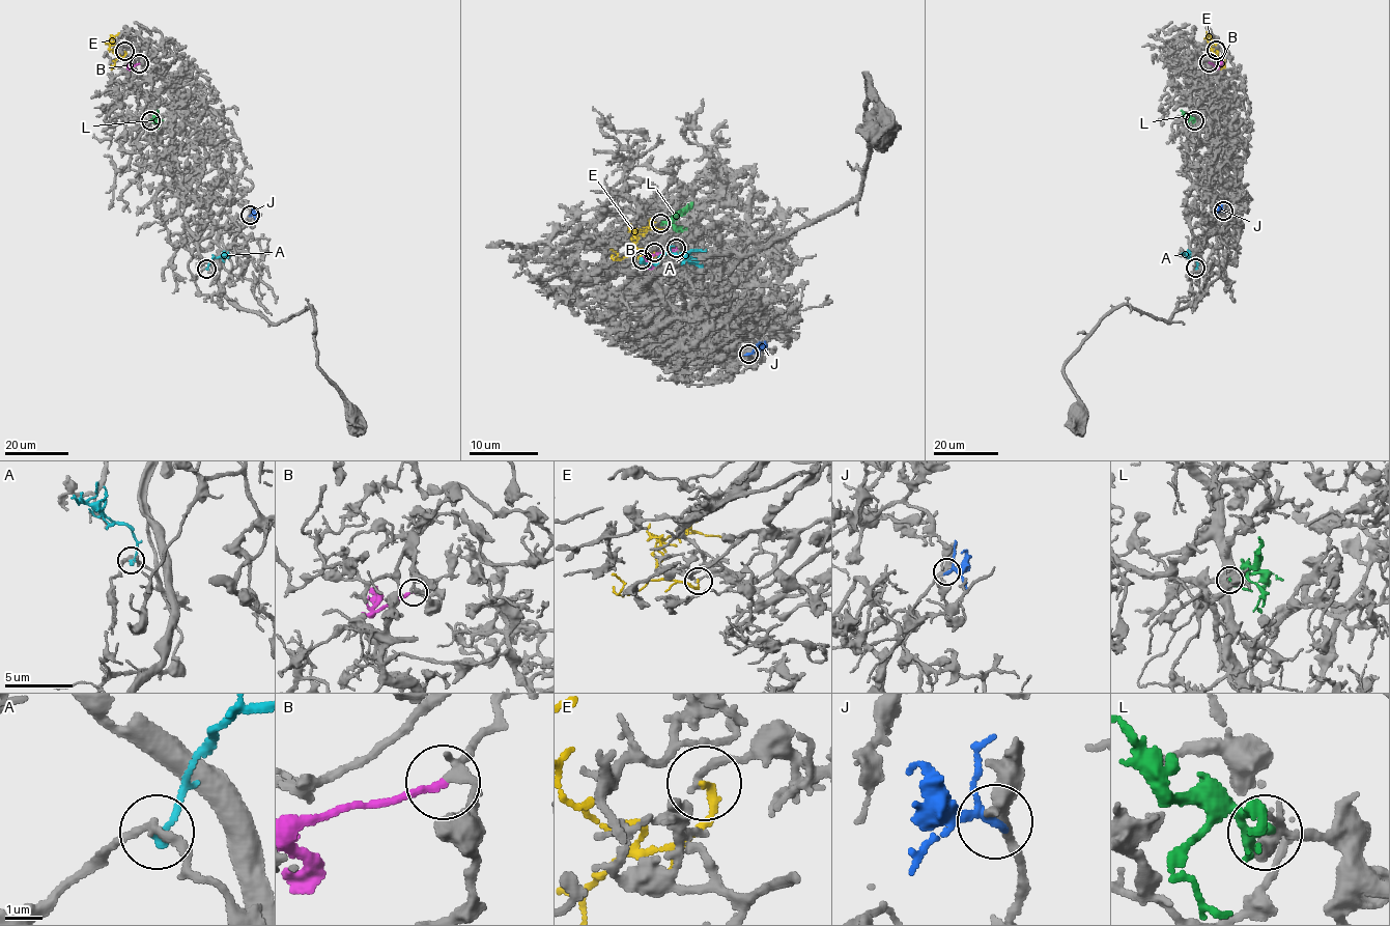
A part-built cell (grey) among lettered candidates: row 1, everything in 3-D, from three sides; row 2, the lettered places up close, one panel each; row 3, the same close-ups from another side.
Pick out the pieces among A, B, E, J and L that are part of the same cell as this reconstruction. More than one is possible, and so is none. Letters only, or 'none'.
B, L

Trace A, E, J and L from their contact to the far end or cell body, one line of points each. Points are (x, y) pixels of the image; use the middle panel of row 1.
A: (642, 259), (654, 263), (668, 253), (683, 254), (696, 265), (702, 264)
E: (654, 252), (652, 255), (640, 252), (633, 245), (636, 239), (632, 230), (651, 229), (649, 225), (643, 227)
J: (748, 353), (759, 349), (765, 344), (764, 341)
L: (660, 223), (667, 223), (692, 202)

